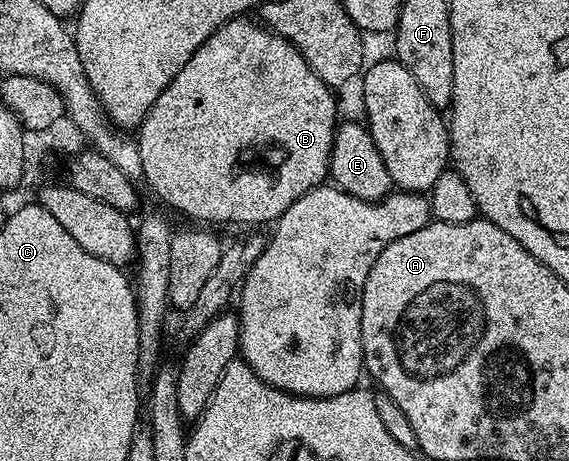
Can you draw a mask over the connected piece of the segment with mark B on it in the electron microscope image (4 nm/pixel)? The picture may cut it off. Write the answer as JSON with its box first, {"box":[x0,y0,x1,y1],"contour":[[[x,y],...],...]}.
{"box":[136,18,340,224],"contour":[[[235,18],[220,26],[184,62],[184,70],[172,78],[172,82],[156,98],[152,110],[144,118],[141,128],[137,129],[136,139],[140,150],[140,166],[142,167],[142,180],[150,183],[150,188],[167,204],[170,208],[175,208],[178,212],[183,212],[186,216],[191,216],[194,220],[211,220],[214,224],[266,224],[276,222],[308,190],[318,187],[327,179],[330,170],[330,151],[334,141],[334,129],[340,123],[338,117],[338,104],[334,101],[335,93],[323,80],[318,77],[296,46],[288,42],[280,34],[270,31],[261,23],[246,20],[250,18]]]}

